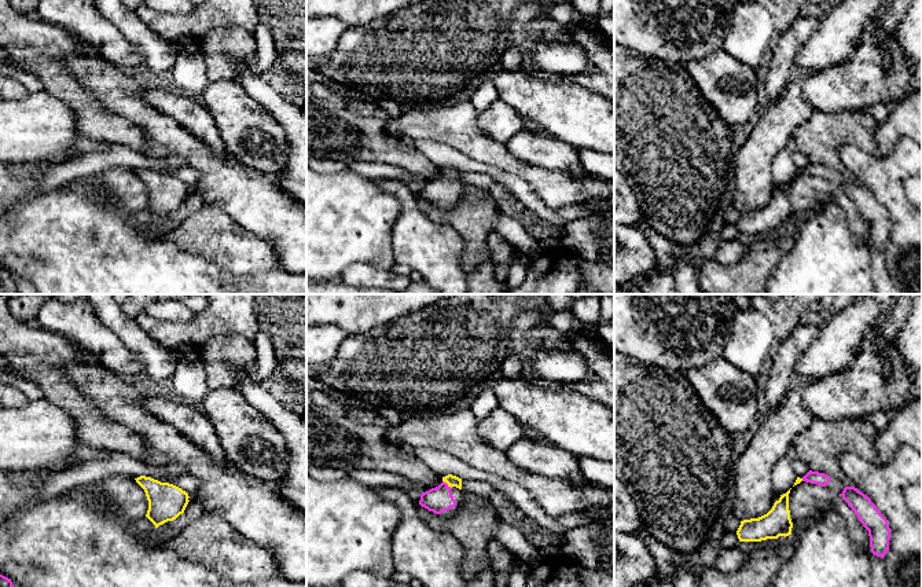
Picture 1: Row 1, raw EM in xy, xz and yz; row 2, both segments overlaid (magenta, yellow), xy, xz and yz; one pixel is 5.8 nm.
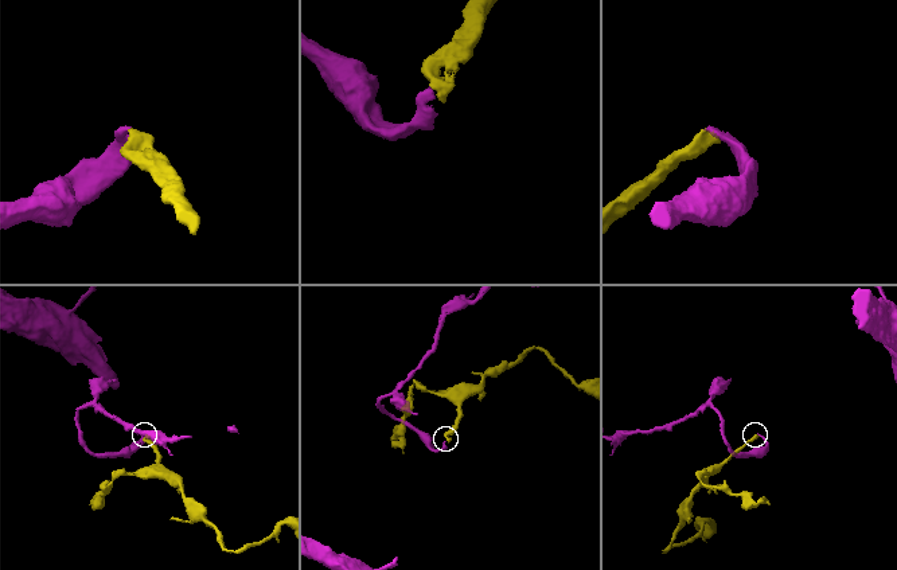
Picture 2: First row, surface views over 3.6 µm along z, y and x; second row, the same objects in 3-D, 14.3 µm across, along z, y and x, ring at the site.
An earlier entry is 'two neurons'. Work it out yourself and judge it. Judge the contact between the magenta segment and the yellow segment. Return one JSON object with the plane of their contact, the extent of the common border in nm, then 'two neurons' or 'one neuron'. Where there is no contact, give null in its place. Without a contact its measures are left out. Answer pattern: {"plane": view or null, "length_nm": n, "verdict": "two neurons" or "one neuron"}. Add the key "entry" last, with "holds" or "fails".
{"plane": "xz", "length_nm": 70, "verdict": "one neuron", "entry": "fails"}

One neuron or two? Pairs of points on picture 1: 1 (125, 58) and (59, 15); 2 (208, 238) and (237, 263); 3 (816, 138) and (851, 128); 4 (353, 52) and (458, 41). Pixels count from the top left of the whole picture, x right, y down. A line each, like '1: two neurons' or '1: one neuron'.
1: one neuron
2: one neuron
3: one neuron
4: one neuron

